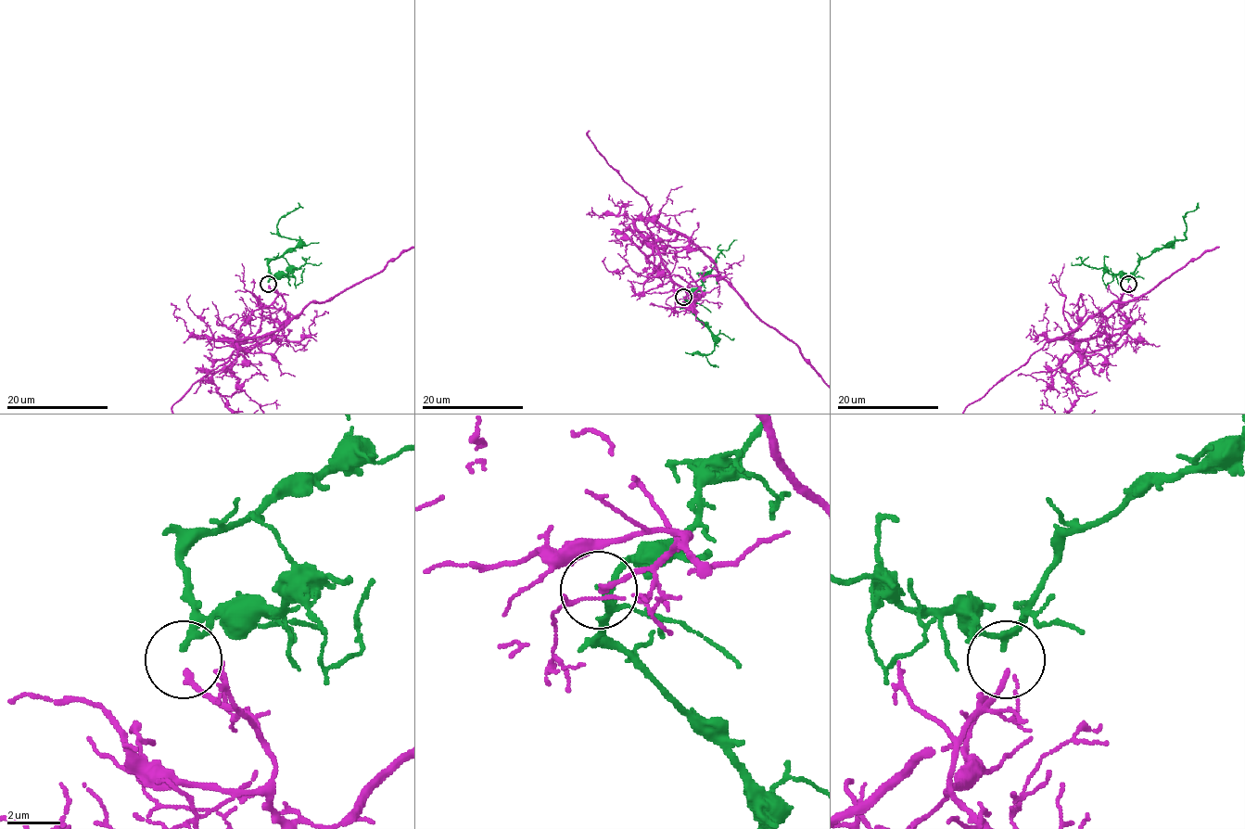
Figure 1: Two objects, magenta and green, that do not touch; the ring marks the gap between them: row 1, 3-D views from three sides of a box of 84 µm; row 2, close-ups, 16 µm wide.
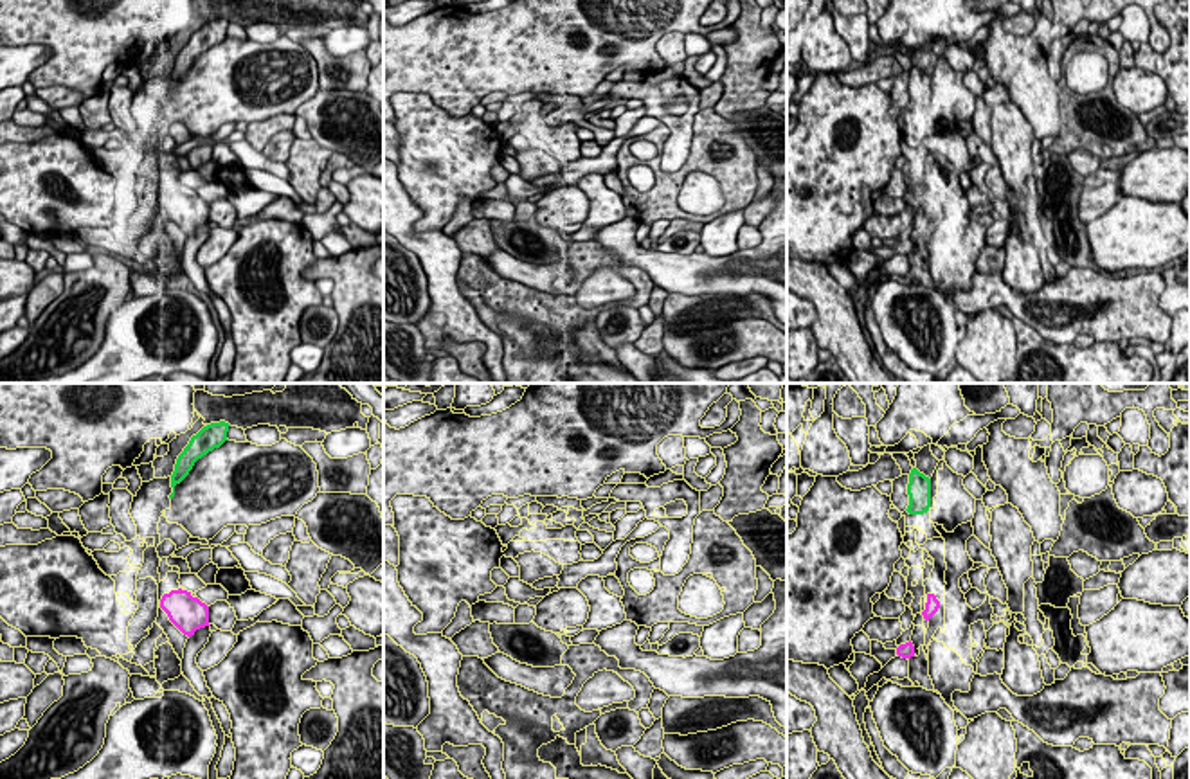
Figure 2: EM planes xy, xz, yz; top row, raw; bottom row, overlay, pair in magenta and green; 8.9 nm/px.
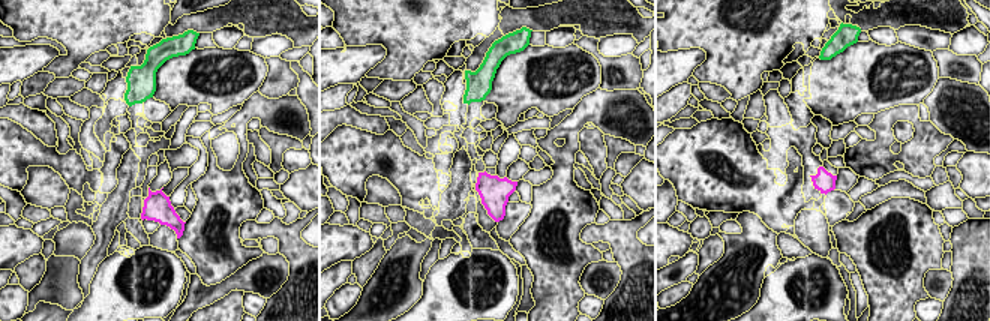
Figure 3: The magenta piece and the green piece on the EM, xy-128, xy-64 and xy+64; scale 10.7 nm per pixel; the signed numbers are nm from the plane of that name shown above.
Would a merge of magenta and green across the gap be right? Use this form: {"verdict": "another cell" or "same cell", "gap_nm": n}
{"verdict": "another cell", "gap_nm": 700}

